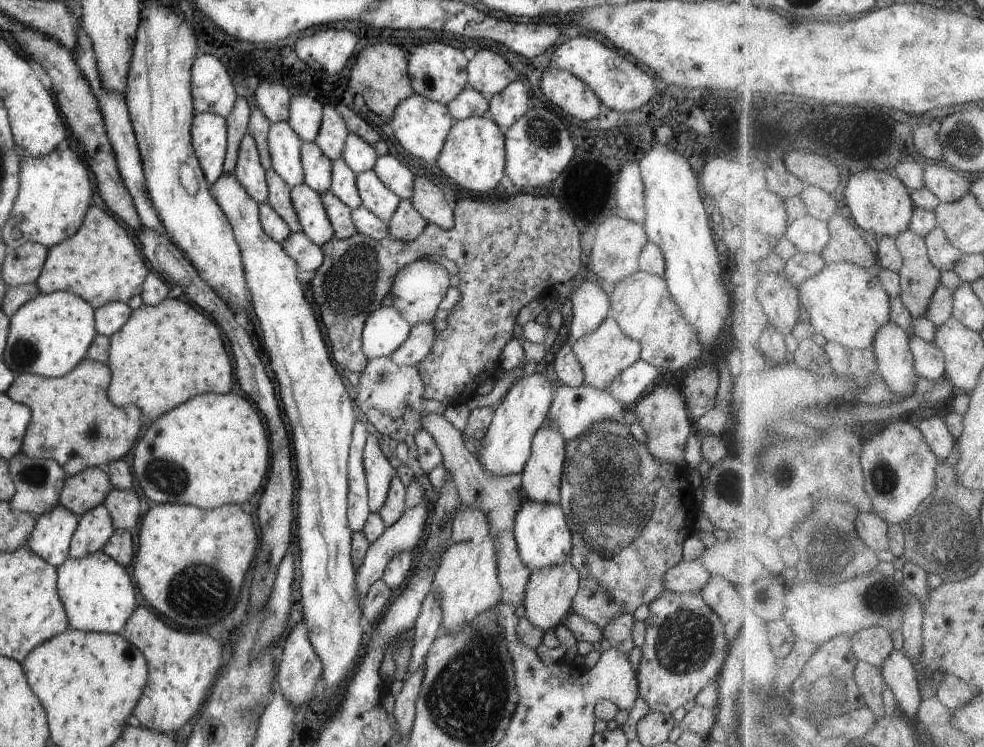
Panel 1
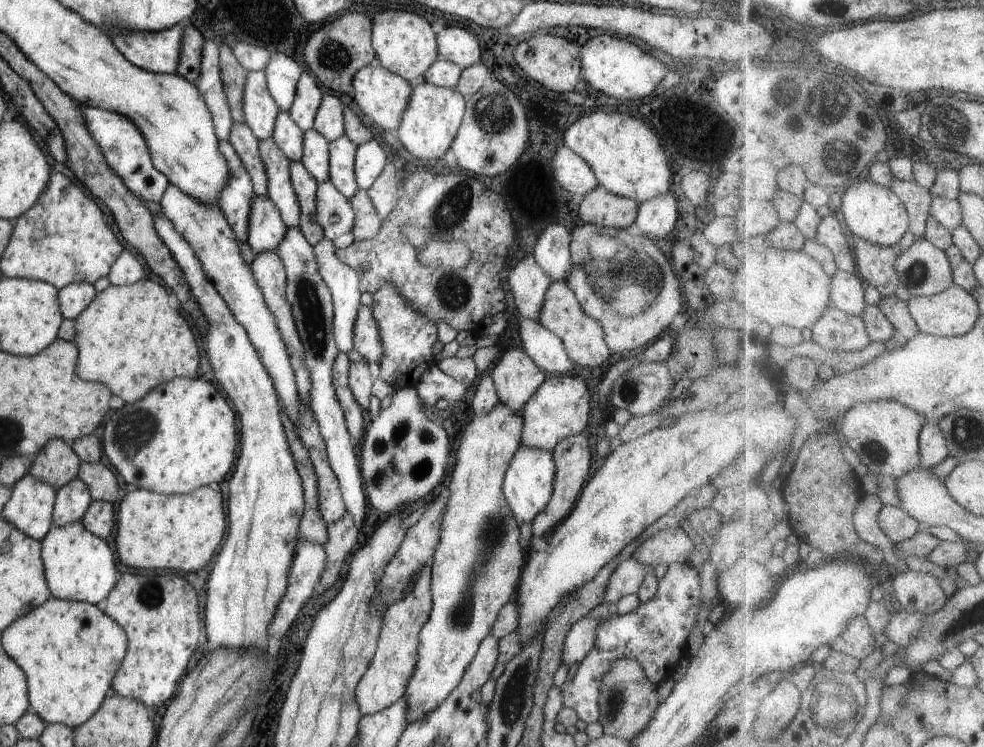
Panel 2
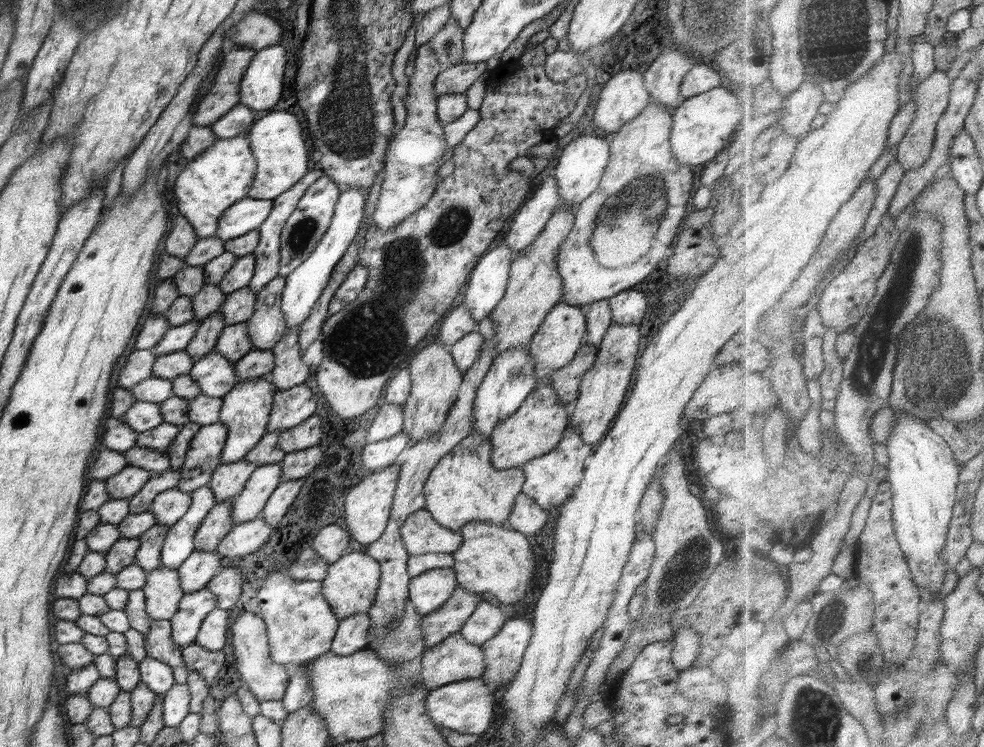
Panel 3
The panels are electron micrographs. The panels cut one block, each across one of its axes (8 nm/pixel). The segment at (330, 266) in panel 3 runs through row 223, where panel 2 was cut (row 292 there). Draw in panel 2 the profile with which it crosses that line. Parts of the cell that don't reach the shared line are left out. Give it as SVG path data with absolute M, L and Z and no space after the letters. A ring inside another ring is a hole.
M326 238L313 247L320 277L328 286L333 299L333 334L335 342L341 353L348 355L354 349L354 328L358 312L362 306L362 302L360 302L362 293L359 290L359 275L336 257L335 250L332 241Z

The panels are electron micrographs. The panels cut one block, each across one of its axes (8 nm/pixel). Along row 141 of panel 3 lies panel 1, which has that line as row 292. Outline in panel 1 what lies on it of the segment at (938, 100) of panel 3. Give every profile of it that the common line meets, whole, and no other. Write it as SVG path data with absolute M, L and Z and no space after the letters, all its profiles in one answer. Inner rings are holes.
M912 230L897 238L905 257L900 272L903 277L903 296L914 318L924 319L929 314L932 300L942 286L942 272L934 265L929 252L927 238Z

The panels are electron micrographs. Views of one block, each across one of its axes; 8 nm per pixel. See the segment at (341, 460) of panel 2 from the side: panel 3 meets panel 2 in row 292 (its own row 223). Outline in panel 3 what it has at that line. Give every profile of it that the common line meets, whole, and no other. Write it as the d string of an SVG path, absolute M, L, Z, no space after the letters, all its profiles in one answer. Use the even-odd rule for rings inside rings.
M325 174L306 190L281 232L279 276L289 276L297 266L300 266L310 256L330 226L340 193L338 186Z

